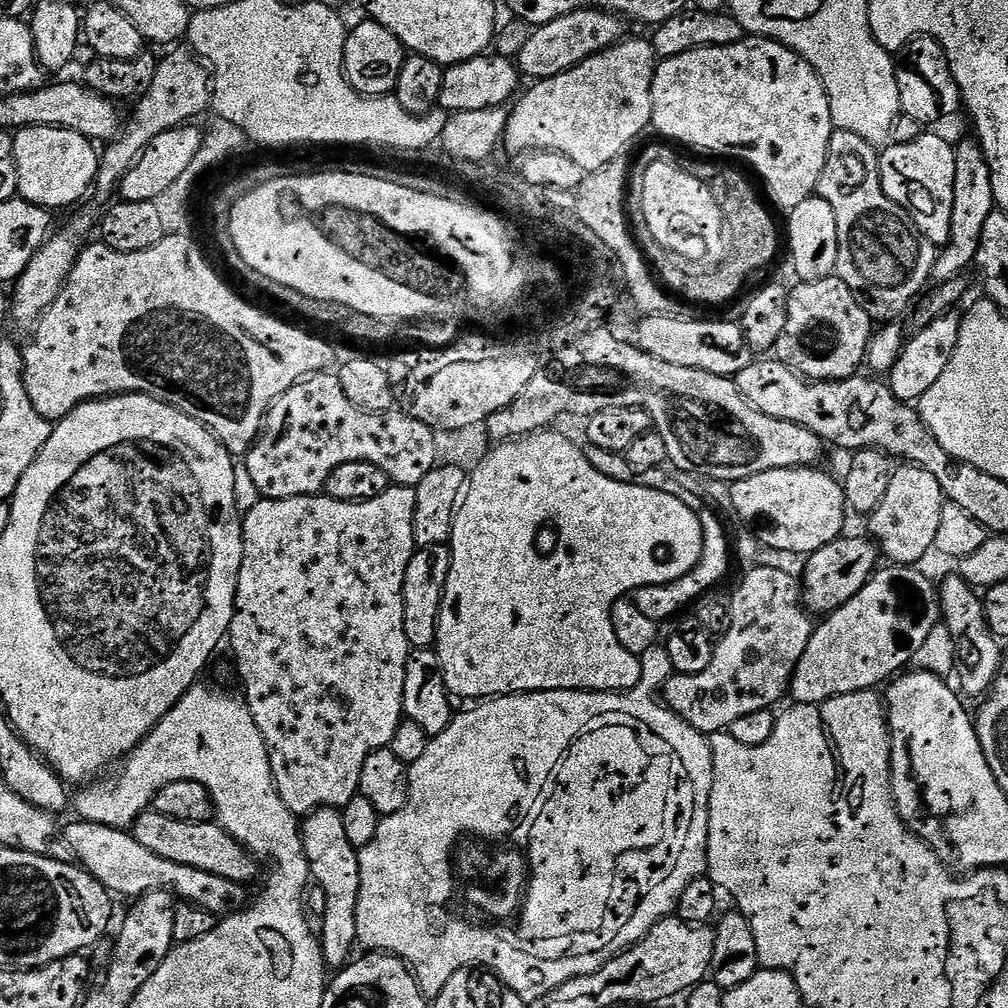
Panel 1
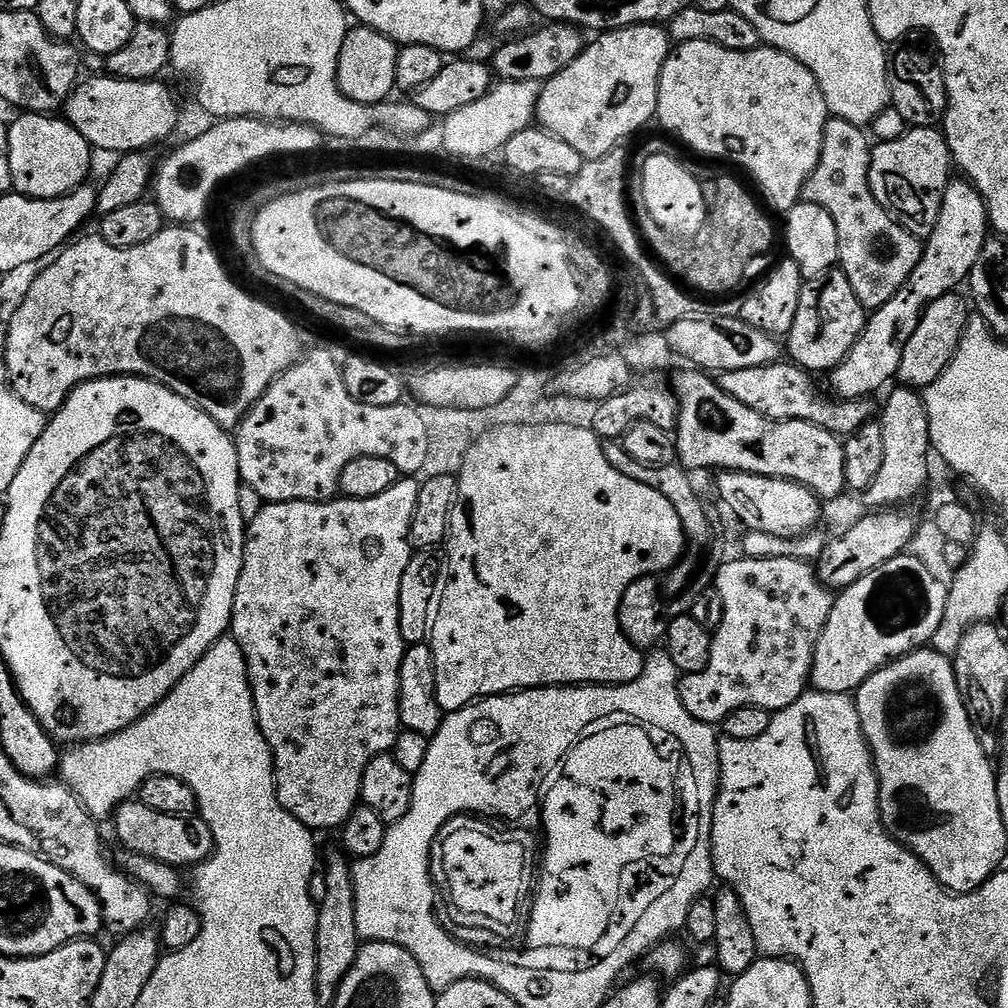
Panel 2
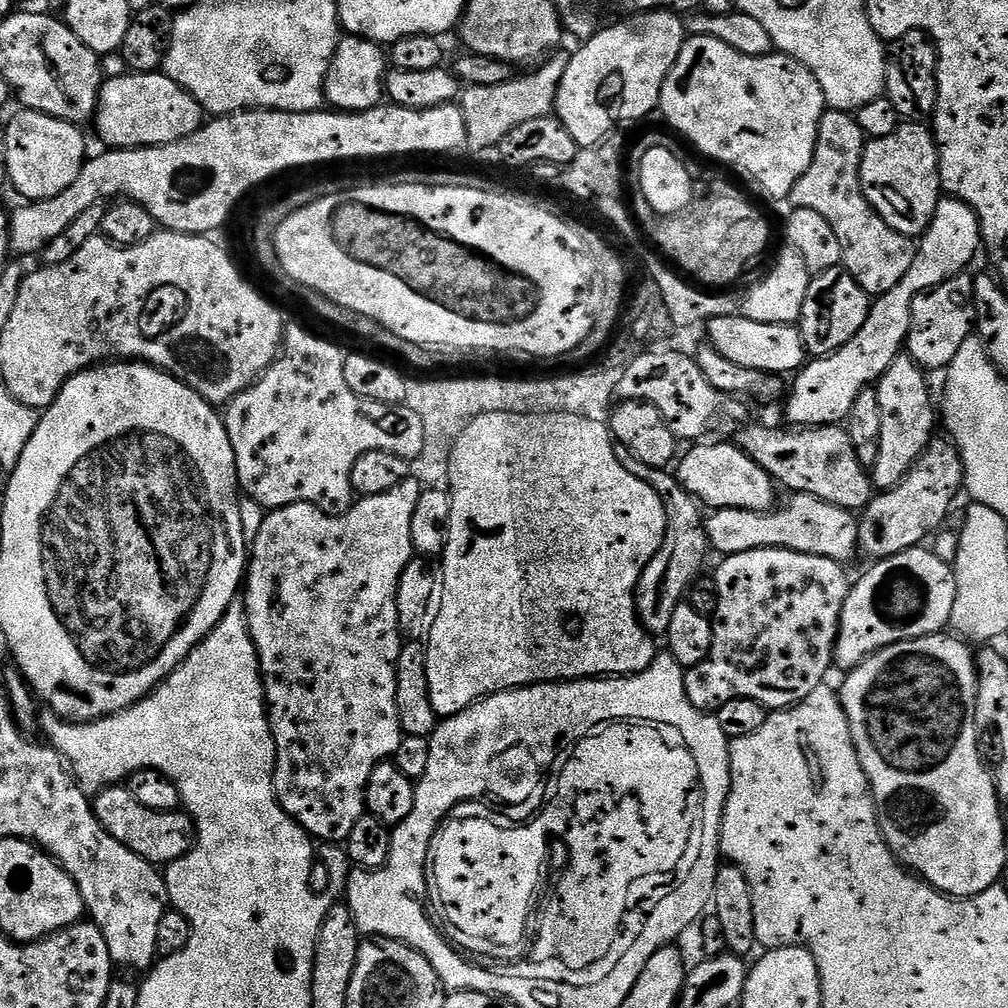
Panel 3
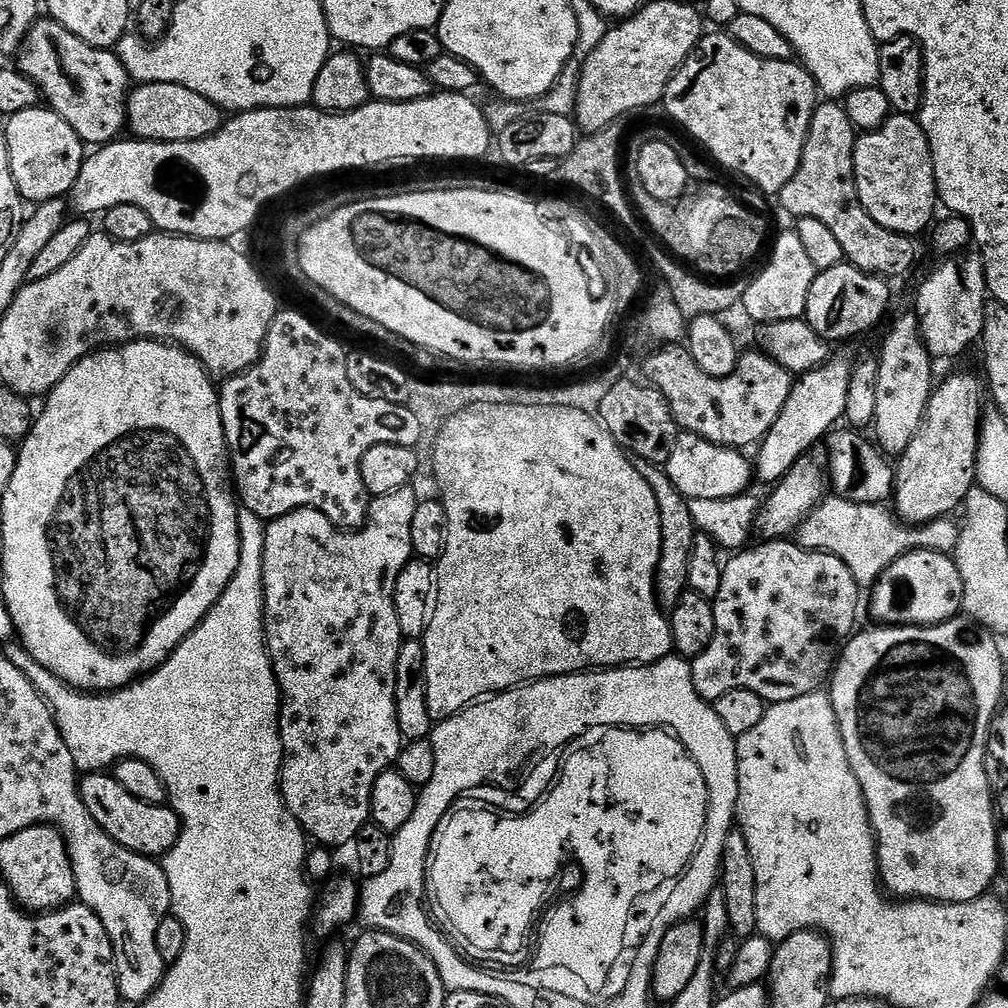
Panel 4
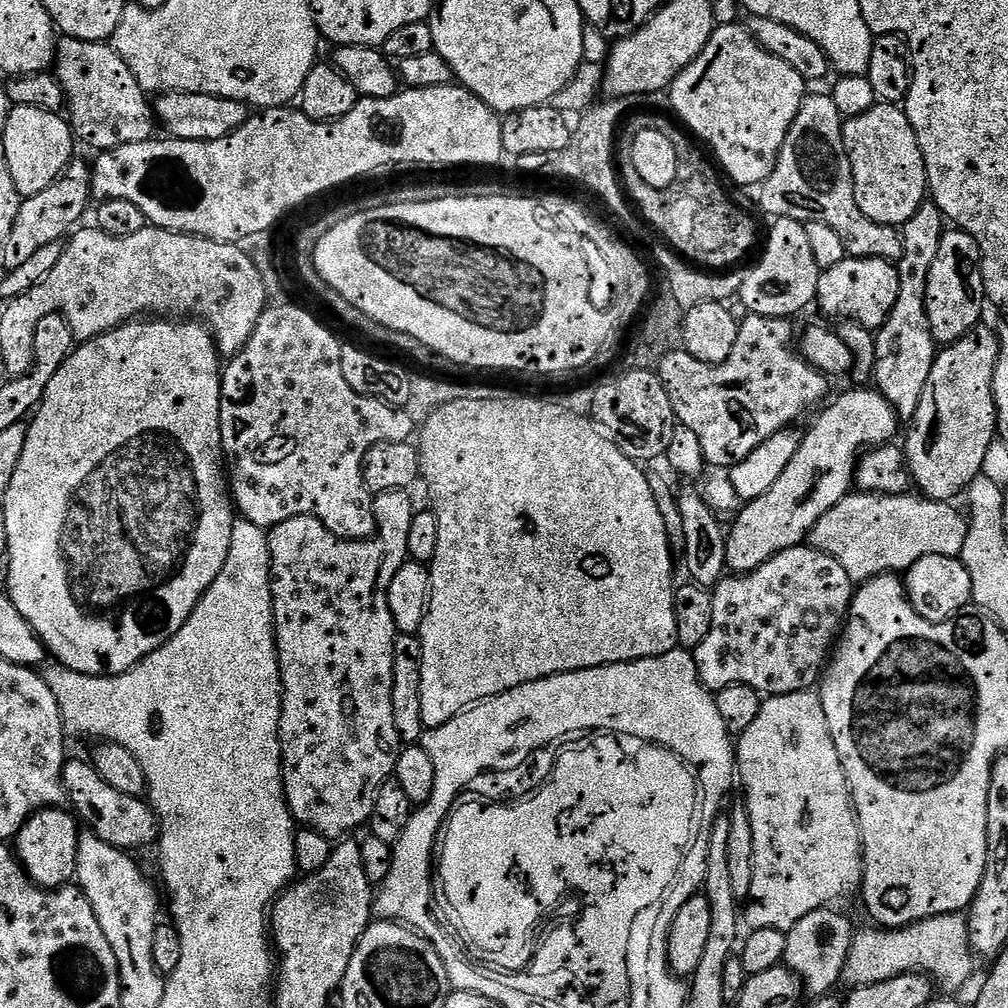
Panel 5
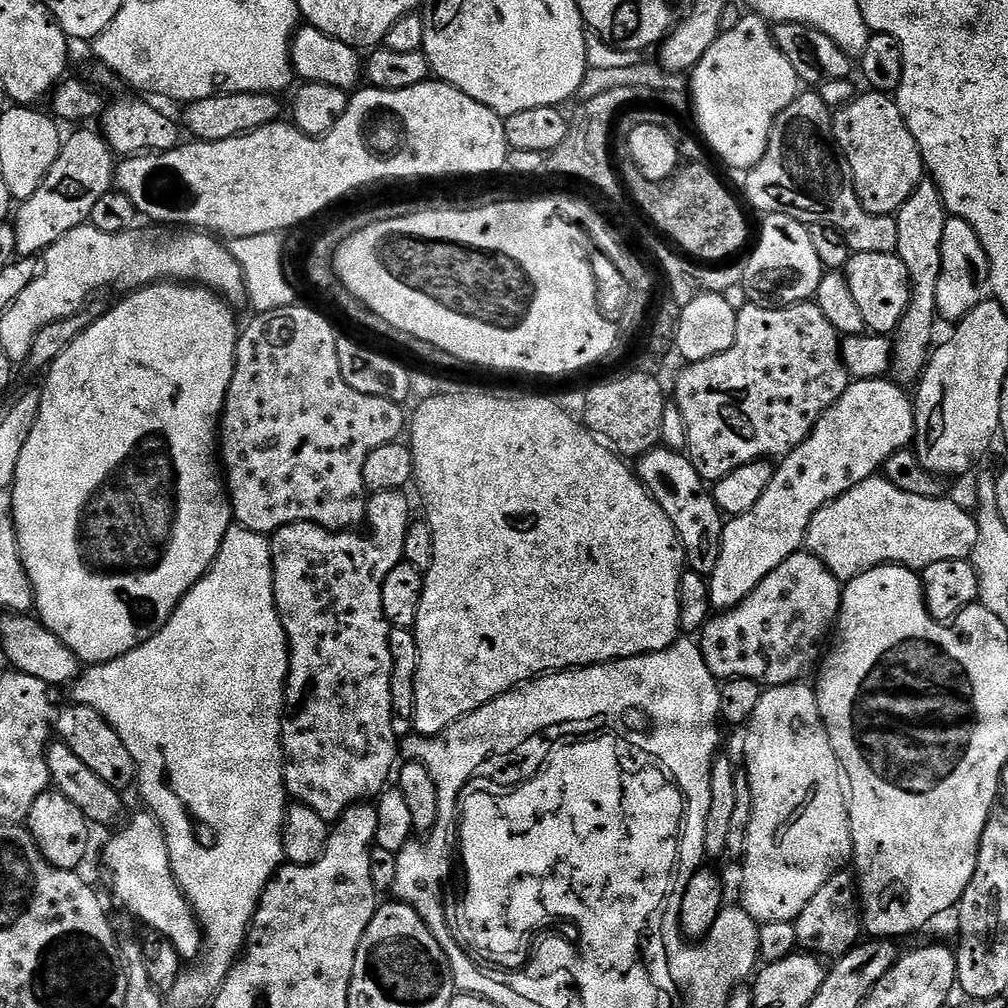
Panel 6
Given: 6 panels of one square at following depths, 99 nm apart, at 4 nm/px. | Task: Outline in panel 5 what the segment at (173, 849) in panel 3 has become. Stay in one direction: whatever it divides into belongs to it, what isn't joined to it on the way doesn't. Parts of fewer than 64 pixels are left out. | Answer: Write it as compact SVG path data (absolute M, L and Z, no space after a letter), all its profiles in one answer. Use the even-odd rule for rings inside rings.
M69 759L65 763L64 789L68 795L68 804L74 809L75 815L95 832L98 838L102 838L102 842L125 850L157 843L160 822L147 799L114 790L114 786L107 784L87 759Z

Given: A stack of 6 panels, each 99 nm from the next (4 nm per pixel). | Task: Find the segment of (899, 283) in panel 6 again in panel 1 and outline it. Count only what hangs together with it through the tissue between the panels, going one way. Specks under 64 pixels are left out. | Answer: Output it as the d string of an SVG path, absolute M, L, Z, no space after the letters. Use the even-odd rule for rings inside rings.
M835 274L818 282L800 282L795 286L797 288L793 287L788 294L788 317L782 334L776 339L775 359L790 366L790 370L794 370L799 376L805 376L807 380L845 380L857 375L868 354L874 322L866 314L866 310L862 310L850 286L846 286L846 282L842 282Z

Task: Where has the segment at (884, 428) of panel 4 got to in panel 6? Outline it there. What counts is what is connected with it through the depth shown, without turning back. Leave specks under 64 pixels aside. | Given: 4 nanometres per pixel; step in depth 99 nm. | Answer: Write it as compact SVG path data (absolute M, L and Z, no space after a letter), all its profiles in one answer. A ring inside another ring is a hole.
M931 179L921 180L920 185L910 194L910 198L903 204L895 215L898 226L898 246L895 255L900 257L901 262L908 271L910 290L910 302L906 314L902 314L902 322L896 327L894 339L892 340L892 366L890 376L895 383L901 386L915 385L920 377L924 375L928 367L930 353L933 351L932 323L938 320L938 274L942 270L942 230L946 226L949 217L944 210L944 203L940 197L939 190Z

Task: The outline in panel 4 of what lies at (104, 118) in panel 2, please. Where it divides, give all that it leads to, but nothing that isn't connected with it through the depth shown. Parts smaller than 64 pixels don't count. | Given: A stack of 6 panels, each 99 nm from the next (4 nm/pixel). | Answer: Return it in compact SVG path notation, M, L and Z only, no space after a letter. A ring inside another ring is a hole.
M136 84L126 101L126 128L137 140L201 140L220 131L222 109L177 84Z

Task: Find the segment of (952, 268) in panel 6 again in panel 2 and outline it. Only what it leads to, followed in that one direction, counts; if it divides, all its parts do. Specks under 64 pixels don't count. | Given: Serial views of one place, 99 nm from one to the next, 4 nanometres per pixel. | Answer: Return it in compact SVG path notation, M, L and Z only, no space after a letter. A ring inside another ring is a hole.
M948 292L935 300L922 314L918 330L914 330L910 342L906 342L906 351L902 354L902 366L898 377L901 385L913 390L923 390L933 384L950 366L960 345L964 328L968 325L970 304L965 297L964 300L956 292Z

